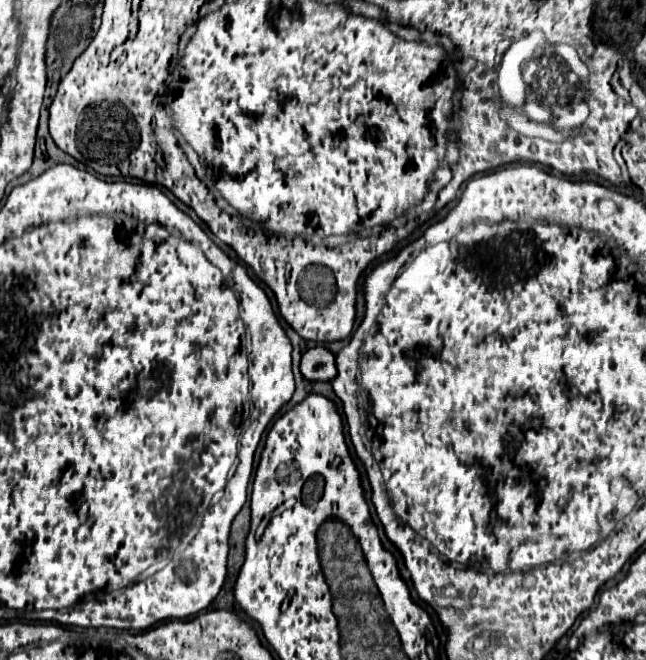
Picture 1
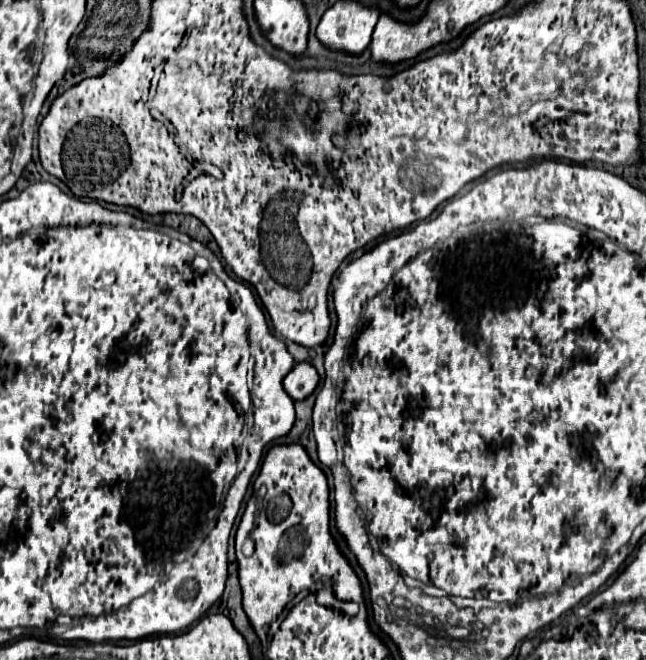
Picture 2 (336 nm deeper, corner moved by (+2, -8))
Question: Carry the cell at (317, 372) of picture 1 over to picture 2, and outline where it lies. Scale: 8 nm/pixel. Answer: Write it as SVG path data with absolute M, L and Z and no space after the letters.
M298 362L290 374L284 378L284 390L294 398L294 400L304 400L308 398L320 382L320 376L316 368L310 362Z

